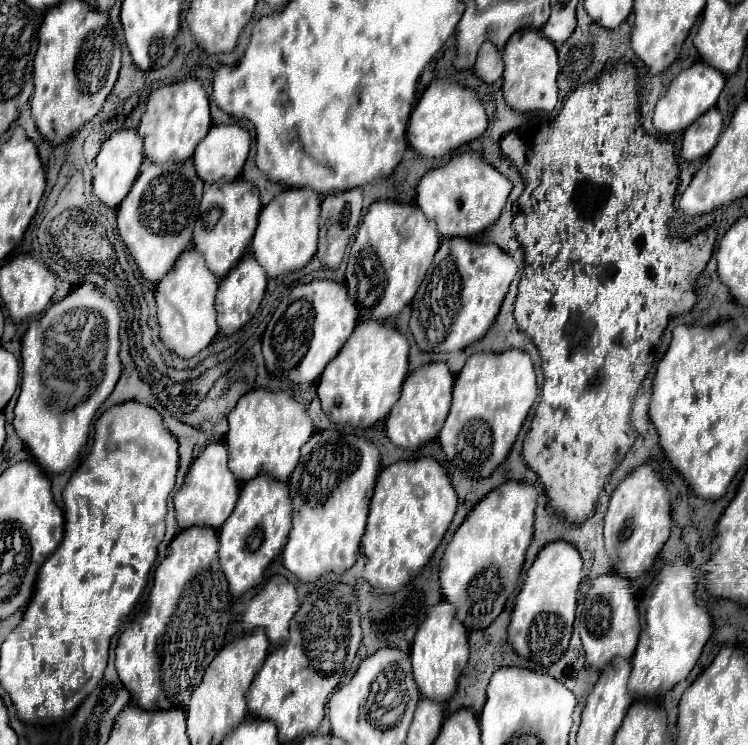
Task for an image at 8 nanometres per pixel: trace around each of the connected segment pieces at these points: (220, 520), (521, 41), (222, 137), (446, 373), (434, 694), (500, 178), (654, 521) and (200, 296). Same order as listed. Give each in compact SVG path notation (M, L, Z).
M222 442L206 446L204 452L192 462L192 466L186 474L184 486L174 496L176 522L178 522L180 530L196 526L196 524L198 526L210 526L210 528L218 530L228 520L228 516L232 514L236 500L238 500L238 492L240 492L240 486L228 468L226 446Z
M524 28L510 36L502 50L504 60L504 102L516 112L550 112L558 102L558 54L550 40L546 40L538 30Z
M238 124L212 126L208 136L200 140L194 152L196 174L206 184L226 180L232 182L240 176L250 150L250 134Z
M444 362L426 364L418 370L414 370L406 378L406 382L402 386L402 396L386 418L386 434L390 434L390 440L398 448L416 450L416 448L424 446L426 442L438 438L440 428L442 428L442 424L448 416L450 404L452 404L452 384L454 384L454 376Z
M440 602L430 608L428 618L422 622L414 636L410 658L420 694L440 704L450 700L450 696L456 692L458 676L462 674L468 662L468 632L464 624L456 618L456 610L450 602Z
M462 152L456 154L446 166L430 170L422 176L416 204L428 220L436 222L438 232L444 238L470 238L484 232L498 220L510 190L512 182L494 166L484 162L478 152Z
M640 466L628 474L610 498L608 512L604 516L604 540L606 554L612 560L616 574L624 578L638 578L646 574L664 542L670 536L670 496L660 476L650 466Z
M194 248L180 254L174 268L156 286L156 320L160 324L160 340L164 346L180 358L192 358L204 350L218 334L214 298L218 290L218 278L206 268L204 256Z

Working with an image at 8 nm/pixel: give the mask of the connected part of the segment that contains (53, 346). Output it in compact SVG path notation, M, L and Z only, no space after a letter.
M82 284L64 300L52 304L42 318L30 322L22 338L22 386L14 408L14 428L20 440L38 460L40 468L48 474L60 474L80 458L84 446L88 444L94 414L112 394L120 378L122 364L118 358L118 328L120 314L116 304L98 286Z

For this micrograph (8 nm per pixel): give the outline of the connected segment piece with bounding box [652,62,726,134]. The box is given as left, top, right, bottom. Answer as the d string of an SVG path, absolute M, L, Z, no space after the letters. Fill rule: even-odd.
M696 62L694 66L682 70L670 84L668 92L664 94L664 98L658 100L656 108L654 108L654 126L658 132L670 134L670 132L678 132L678 130L686 130L696 118L700 118L706 110L710 110L712 106L716 106L716 100L724 88L724 76L722 72L714 70L712 66L704 64L704 62Z

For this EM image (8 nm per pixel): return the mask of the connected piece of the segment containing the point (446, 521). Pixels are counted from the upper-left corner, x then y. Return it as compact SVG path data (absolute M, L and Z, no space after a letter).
M424 456L424 458L412 460L412 462L396 462L380 472L376 490L374 490L374 496L370 502L368 526L362 536L362 554L366 556L364 578L372 586L372 592L394 594L396 590L406 586L412 578L416 578L422 572L422 568L432 558L434 550L442 542L442 538L454 518L456 502L458 502L458 498L448 480L446 470L432 456Z

